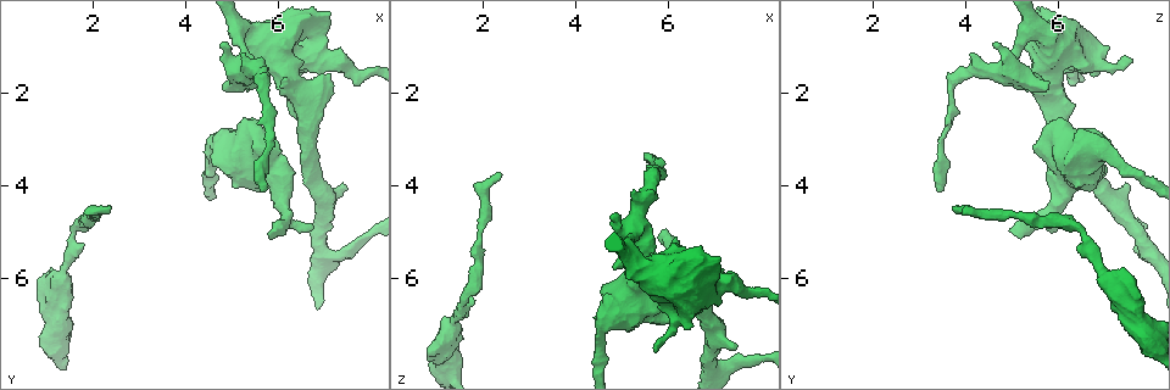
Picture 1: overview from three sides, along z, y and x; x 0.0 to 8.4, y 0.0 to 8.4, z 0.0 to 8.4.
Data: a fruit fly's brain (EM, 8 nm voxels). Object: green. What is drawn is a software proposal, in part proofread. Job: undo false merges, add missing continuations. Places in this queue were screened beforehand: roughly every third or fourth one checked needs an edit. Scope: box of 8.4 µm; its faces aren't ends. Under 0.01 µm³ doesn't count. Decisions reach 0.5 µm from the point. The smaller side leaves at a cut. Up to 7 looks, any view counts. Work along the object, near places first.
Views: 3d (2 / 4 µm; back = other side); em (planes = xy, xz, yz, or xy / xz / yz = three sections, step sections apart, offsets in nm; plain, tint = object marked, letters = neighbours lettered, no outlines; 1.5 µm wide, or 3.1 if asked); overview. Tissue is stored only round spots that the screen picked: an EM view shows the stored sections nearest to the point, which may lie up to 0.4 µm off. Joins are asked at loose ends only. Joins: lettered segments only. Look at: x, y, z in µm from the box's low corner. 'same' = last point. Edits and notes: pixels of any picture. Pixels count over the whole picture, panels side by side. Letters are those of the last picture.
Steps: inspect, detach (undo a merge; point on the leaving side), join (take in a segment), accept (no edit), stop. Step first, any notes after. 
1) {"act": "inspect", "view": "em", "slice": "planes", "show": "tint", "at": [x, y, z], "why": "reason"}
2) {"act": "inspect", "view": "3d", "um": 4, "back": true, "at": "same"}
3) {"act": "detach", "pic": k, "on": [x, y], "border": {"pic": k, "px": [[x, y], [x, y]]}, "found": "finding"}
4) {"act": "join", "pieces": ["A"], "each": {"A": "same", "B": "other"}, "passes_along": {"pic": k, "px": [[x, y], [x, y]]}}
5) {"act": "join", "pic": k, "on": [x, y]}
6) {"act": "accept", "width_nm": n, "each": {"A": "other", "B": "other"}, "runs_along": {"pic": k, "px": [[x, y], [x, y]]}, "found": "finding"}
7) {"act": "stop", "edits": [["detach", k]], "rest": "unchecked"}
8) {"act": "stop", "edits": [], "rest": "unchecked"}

{"act": "inspect", "view": "3d", "um": 2, "at": [4.80, 0.90, 4.60], "why": "free end"}

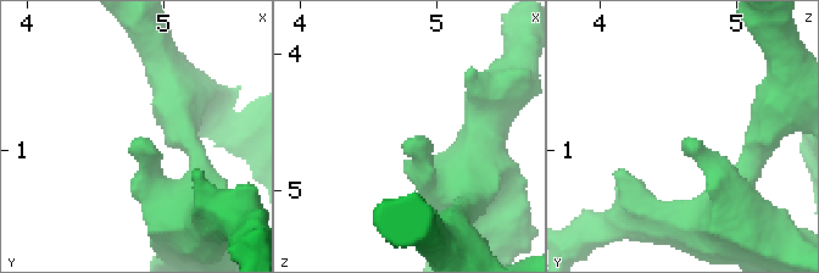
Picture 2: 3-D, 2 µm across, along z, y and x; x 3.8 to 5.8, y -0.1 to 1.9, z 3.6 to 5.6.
{"act": "inspect", "view": "em", "slice": "planes", "show": "letters", "at": [4.76, 0.94, 4.64]}

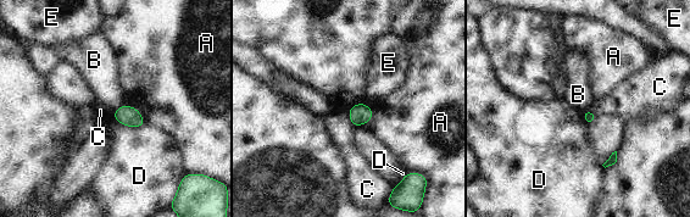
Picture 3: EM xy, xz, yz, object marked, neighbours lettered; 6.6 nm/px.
{"act": "accept", "each": {"A": "other", "B": "other", "C": "other", "D": "other", "E": "other"}, "border": {"pic": 3, "px": [[123, 104], [113, 111]]}, "found": "no lettered segment goes on from it"}

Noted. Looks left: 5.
{"act": "inspect", "view": "3d", "um": 2, "at": [5.75, 1.30, 7.60]}

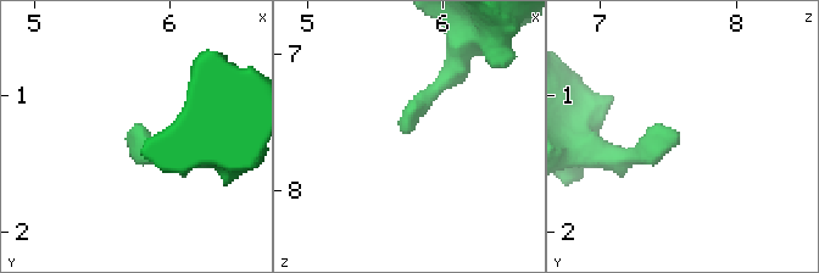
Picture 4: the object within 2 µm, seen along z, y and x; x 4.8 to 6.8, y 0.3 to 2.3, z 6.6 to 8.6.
{"act": "inspect", "view": "em", "slice": "planes", "show": "tint", "at": [5.80, 1.28, 7.56], "why": "now the EM"}

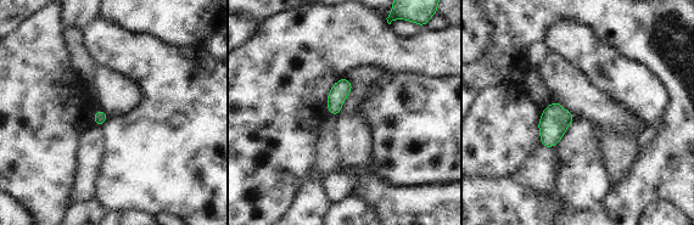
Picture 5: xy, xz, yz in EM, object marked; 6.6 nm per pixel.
{"act": "inspect", "view": "em", "slice": "planes", "show": "letters", "at": "same", "why": "what lies round it"}

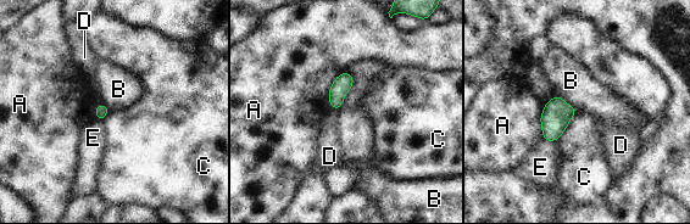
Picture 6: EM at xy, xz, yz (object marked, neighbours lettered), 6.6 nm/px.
{"act": "accept", "each": {"A": "other", "B": "other", "C": "other", "D": "other", "E": "other"}, "border": {"pic": 6, "px": [[355, 77], [343, 104], [335, 110]]}, "found": "none of them fits"}

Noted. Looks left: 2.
{"act": "inspect", "view": "3d", "um": 2, "at": [5.75, 5.05, 5.10], "why": "branch stops here"}

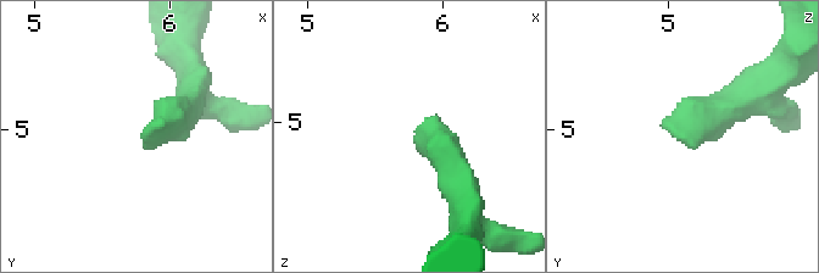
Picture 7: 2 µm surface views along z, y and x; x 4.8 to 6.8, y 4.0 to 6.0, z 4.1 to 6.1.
{"act": "inspect", "view": "em", "slice": "planes", "show": "letters", "at": [5.78, 5.08, 5.06], "why": "shape alone is not enough"}

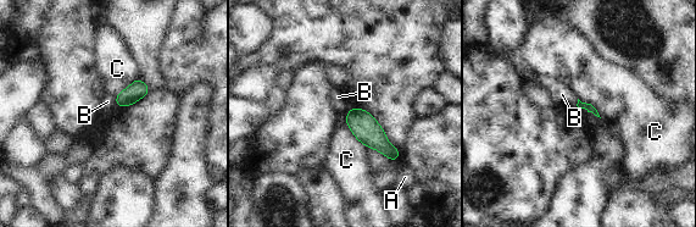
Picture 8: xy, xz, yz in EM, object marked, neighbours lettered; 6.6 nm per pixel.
{"act": "accept", "each": {"A": "other", "B": "other", "C": "other"}, "border": {"pic": 8, "px": [[116, 95], [113, 104]]}, "found": "no lettered segment goes on from it"}

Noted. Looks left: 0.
{"act": "stop", "edits": [], "rest": "unchecked"}

